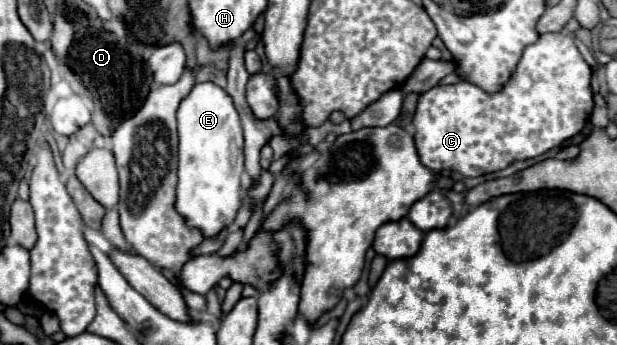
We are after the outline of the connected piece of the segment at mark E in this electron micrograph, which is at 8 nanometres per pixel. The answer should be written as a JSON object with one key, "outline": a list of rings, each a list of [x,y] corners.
{"outline":[[[210,81],[196,83],[190,89],[180,101],[176,117],[180,137],[176,211],[188,225],[200,229],[204,237],[212,237],[236,219],[242,201],[240,177],[244,173],[244,141],[240,117],[232,97]]]}

